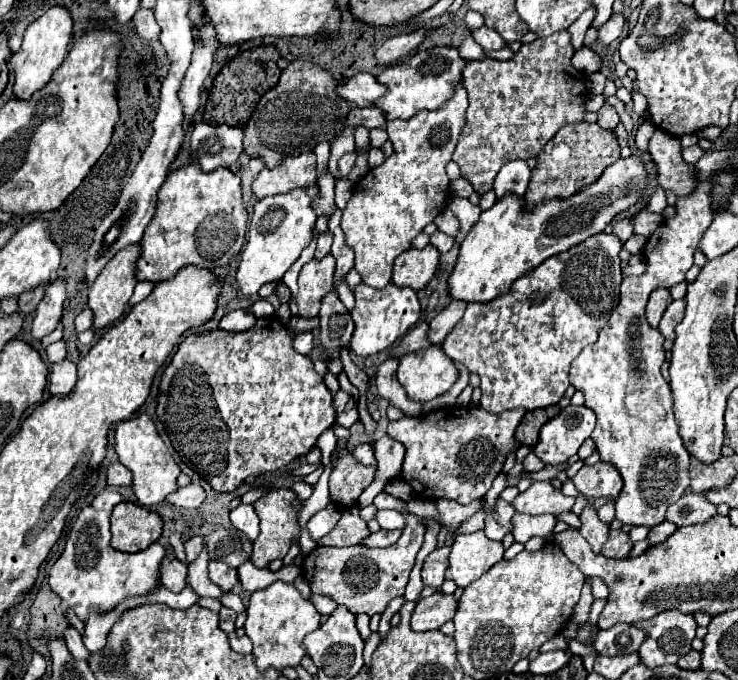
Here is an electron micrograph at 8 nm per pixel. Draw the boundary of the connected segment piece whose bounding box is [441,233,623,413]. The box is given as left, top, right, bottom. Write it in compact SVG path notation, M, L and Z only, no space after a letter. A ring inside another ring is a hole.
M597 233L593 237L589 237L587 241L571 247L569 251L563 251L561 255L553 255L551 259L543 261L537 269L533 269L531 273L527 273L525 277L517 279L511 287L509 293L489 301L489 303L469 303L467 309L465 309L465 315L463 319L453 327L453 331L443 339L441 343L441 349L447 357L451 357L453 361L459 361L463 363L469 373L477 373L481 377L481 391L483 391L483 397L479 401L479 405L491 413L501 413L501 411L507 411L507 409L525 409L525 411L533 411L533 409L541 409L541 407L549 407L549 405L555 405L559 403L559 399L565 395L567 387L569 387L569 365L571 361L581 353L583 347L591 345L597 341L597 335L599 331L607 325L613 309L617 307L619 303L619 287L621 287L621 259L619 259L619 249L621 249L621 241L613 235L613 233Z

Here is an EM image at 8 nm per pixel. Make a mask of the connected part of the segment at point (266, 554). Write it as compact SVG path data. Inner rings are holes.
M275 489L261 499L253 503L255 513L259 515L259 525L261 525L261 535L257 537L257 543L253 543L253 555L251 563L255 567L267 567L273 559L283 559L291 547L291 539L299 537L299 509L301 503L295 501L295 493L291 489Z

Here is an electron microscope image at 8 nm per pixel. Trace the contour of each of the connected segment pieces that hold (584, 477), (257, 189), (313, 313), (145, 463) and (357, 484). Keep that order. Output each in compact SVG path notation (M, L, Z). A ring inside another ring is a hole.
M595 463L591 467L583 465L577 475L571 479L575 483L575 487L579 489L581 495L585 497L617 497L621 487L623 487L623 479L619 475L619 471L611 465L611 463Z
M305 151L301 155L289 155L281 159L273 169L263 167L263 171L253 179L251 191L257 199L287 193L299 187L313 187L317 183L315 175L315 155Z
M327 255L325 259L309 261L303 265L299 273L299 317L313 319L319 315L321 299L333 289L333 275L335 275L335 259Z
M147 413L135 415L127 421L121 421L115 427L115 453L119 461L133 473L133 493L137 501L145 507L161 503L169 493L177 491L177 477L181 473L179 465L173 461L171 453L167 451L163 439L157 433L153 419Z
M347 448L334 450L333 471L329 477L331 497L339 507L353 507L363 489L373 481L375 467L357 462Z

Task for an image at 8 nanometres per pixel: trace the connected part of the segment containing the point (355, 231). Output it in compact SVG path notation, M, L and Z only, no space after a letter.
M459 83L445 107L417 113L409 121L397 119L387 123L393 155L387 157L381 167L371 169L353 187L353 197L341 219L345 241L355 251L355 269L365 285L375 289L389 285L395 257L407 251L411 239L445 209L451 195L445 165L451 161L459 133L465 125L465 109L467 91Z

